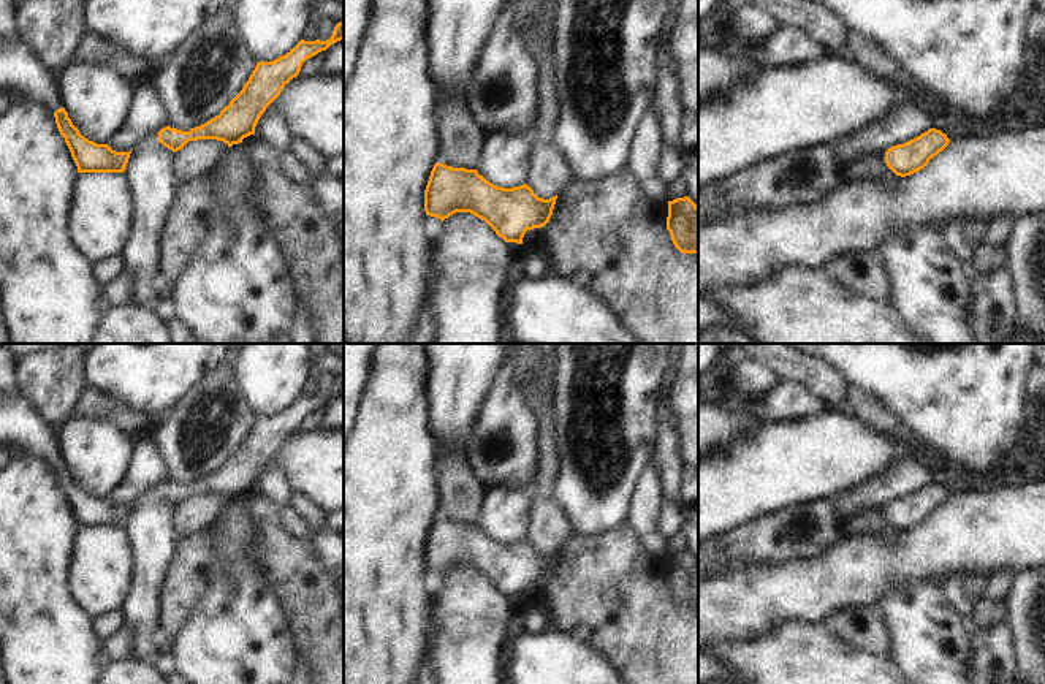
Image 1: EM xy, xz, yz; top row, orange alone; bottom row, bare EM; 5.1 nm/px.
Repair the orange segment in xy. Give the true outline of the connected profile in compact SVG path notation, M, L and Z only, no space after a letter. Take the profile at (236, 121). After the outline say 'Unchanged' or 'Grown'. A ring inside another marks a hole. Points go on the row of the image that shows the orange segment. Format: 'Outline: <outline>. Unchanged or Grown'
Outline: M344 21L336 24L326 41L301 40L285 55L272 62L258 62L242 90L225 106L218 116L206 124L182 131L169 125L162 128L158 142L173 152L180 150L188 141L217 139L228 147L255 135L255 127L266 108L280 95L282 89L299 74L302 63L344 40Z. Unchanged

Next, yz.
Outline: M929 128L904 144L890 147L885 152L885 163L896 176L906 177L923 169L948 142L945 133Z. Unchanged

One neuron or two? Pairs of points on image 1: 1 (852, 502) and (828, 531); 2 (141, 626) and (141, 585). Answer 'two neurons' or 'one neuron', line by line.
1: two neurons
2: one neuron

